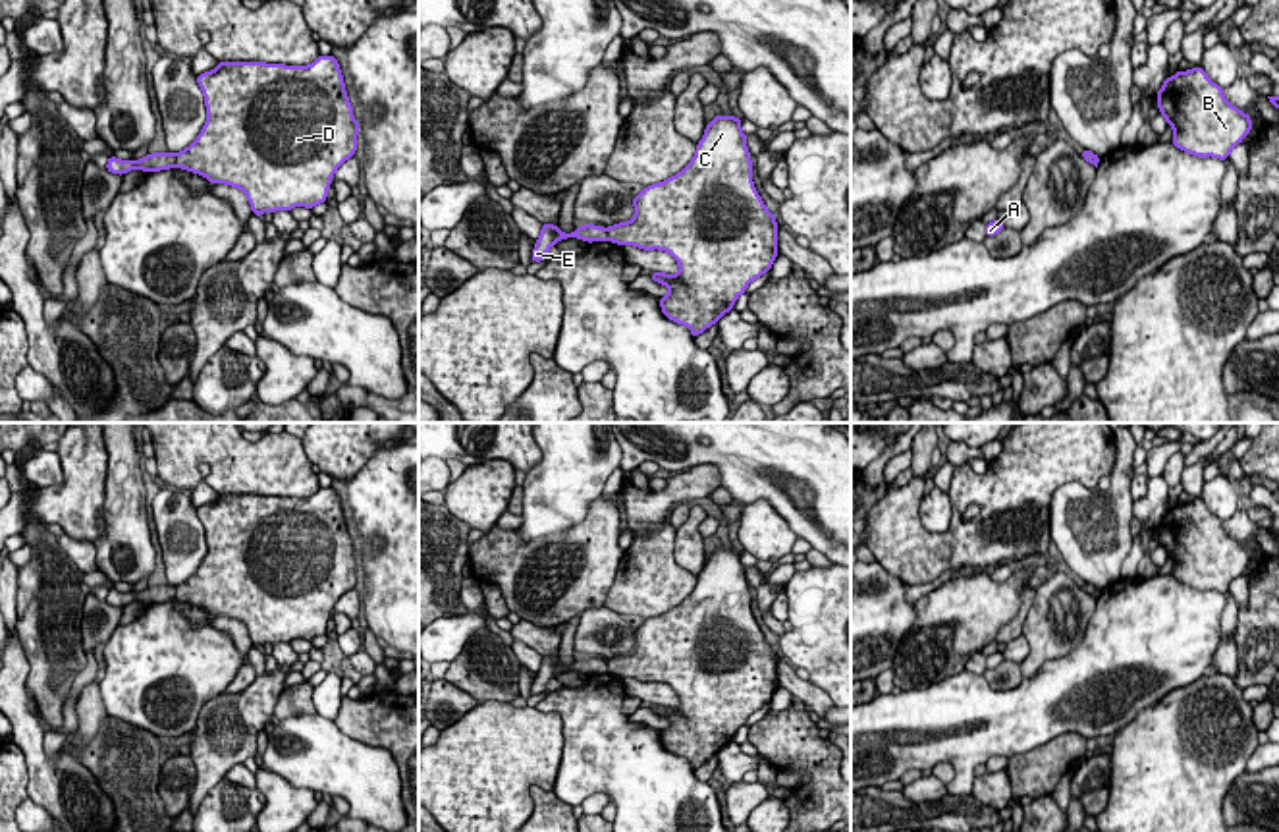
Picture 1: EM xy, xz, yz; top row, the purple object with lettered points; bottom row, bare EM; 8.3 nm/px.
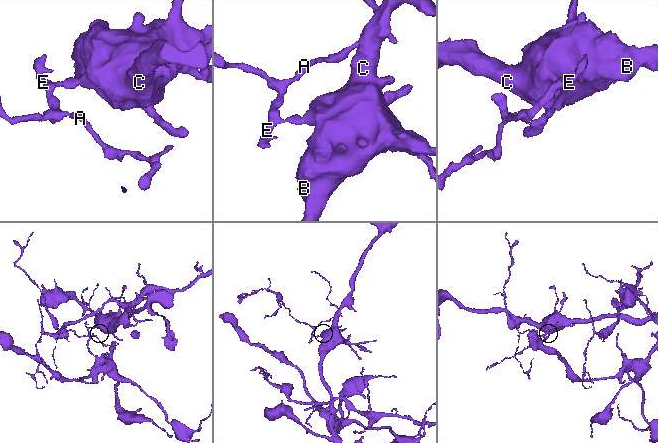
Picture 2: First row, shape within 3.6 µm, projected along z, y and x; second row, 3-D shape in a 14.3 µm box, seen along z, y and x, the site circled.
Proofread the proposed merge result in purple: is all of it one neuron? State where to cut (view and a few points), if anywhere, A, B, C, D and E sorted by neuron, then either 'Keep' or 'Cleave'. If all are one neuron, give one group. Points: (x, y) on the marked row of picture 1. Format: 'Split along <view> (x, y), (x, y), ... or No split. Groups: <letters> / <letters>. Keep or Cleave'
Split along xy (174, 155), (176, 165). Groups: A E / B C D. Cleave

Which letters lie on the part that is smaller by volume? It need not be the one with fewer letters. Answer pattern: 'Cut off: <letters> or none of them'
Cut off: A, E

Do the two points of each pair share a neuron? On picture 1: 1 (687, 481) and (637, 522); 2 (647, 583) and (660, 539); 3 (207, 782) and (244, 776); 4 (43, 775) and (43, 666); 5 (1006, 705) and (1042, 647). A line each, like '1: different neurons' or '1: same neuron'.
1: same neuron
2: same neuron
3: different neurons
4: different neurons
5: different neurons

